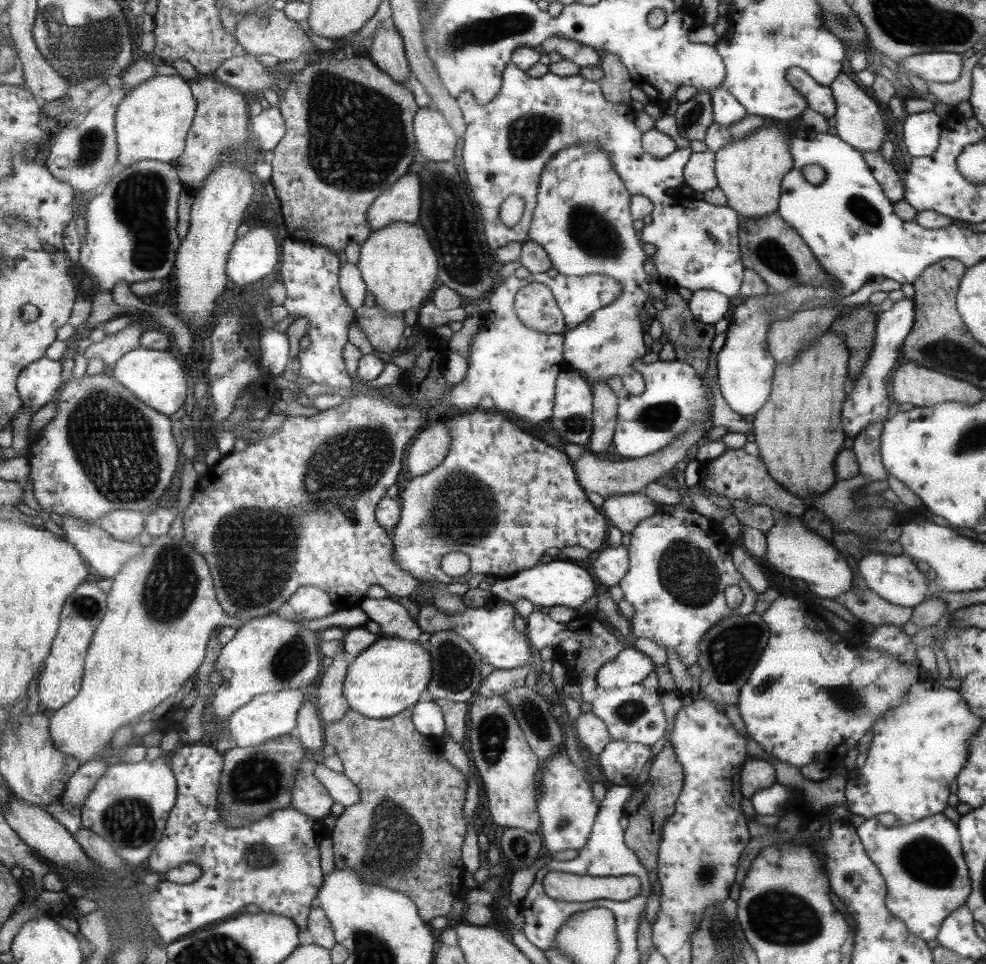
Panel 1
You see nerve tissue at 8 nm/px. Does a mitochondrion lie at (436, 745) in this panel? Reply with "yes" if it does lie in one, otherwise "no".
no

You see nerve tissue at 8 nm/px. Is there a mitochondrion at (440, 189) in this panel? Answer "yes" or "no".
yes

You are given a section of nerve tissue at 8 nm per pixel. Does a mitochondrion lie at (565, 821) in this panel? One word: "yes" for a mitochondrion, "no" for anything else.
yes

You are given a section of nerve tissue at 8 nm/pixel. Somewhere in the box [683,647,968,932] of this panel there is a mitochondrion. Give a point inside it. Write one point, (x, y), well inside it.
(924, 859)

